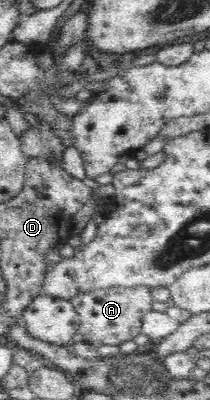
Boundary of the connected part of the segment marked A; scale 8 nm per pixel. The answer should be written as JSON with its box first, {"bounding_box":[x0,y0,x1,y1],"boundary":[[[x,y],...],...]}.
{"bounding_box":[69,286,154,347],"boundary":[[[143,286],[100,288],[74,296],[69,301],[80,315],[81,324],[78,333],[83,336],[86,343],[97,347],[104,344],[119,345],[136,338],[141,334],[144,315],[152,310],[154,298],[150,295],[151,289]]]}

